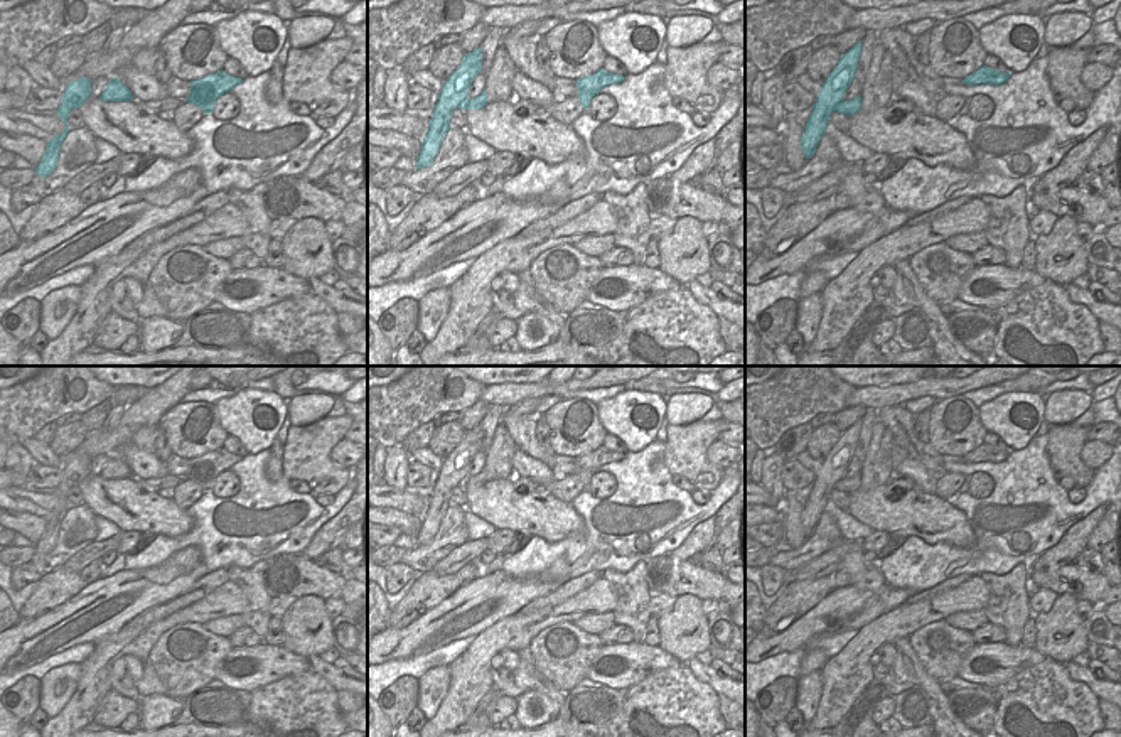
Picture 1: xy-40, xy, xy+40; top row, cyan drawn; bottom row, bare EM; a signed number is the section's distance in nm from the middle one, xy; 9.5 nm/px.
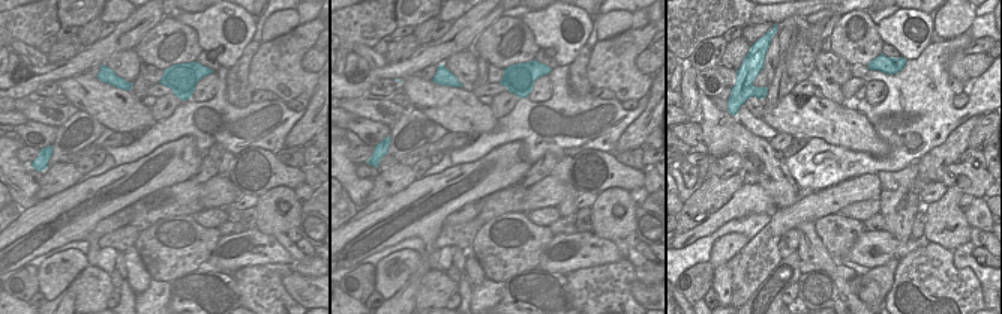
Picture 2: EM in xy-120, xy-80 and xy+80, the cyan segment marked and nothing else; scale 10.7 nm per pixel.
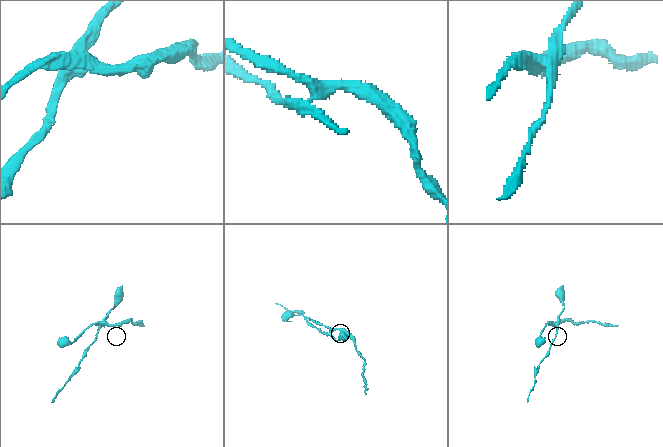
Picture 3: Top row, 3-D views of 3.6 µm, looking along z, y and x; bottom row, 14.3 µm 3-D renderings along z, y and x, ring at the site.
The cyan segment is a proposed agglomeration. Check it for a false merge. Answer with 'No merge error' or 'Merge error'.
Merge error

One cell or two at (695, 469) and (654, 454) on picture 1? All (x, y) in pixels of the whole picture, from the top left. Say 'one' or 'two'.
two

